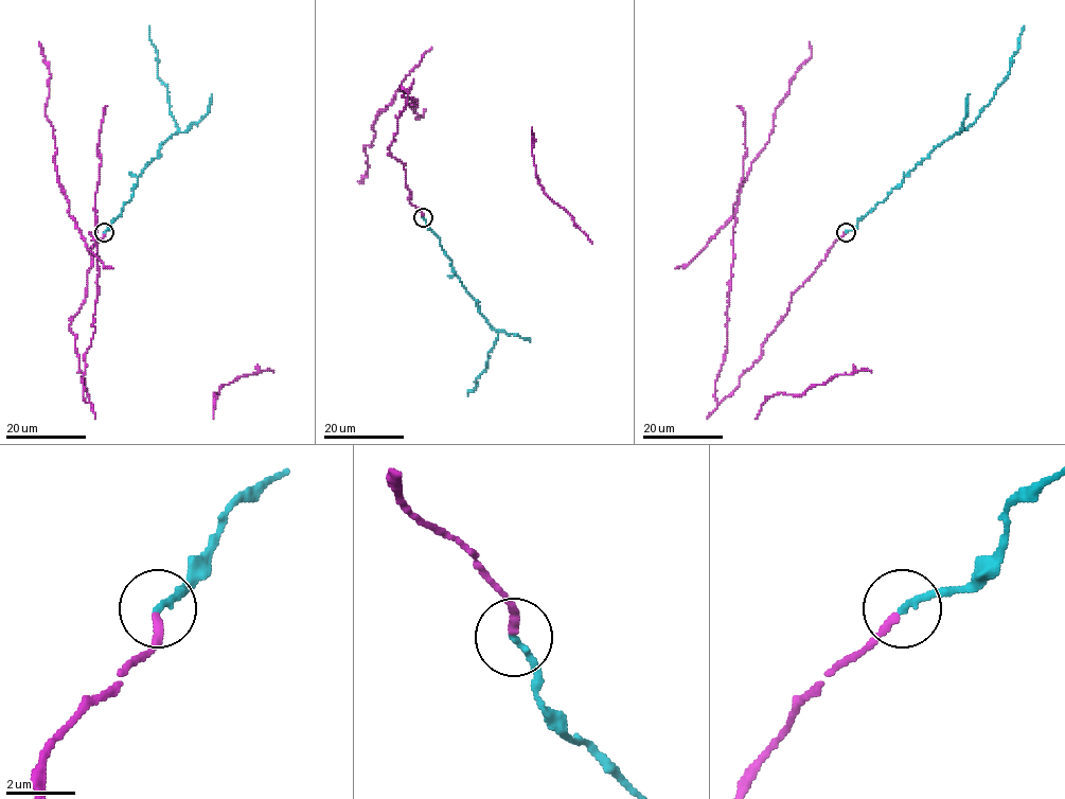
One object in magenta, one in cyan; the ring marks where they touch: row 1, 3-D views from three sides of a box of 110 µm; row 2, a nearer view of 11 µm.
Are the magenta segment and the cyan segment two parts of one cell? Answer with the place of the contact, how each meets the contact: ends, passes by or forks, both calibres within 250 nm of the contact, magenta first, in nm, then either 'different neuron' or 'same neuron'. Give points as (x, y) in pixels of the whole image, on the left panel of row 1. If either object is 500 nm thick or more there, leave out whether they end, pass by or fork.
place (104, 232); magenta ends; cyan ends; calibres 200 and 170 nm; different neuron

